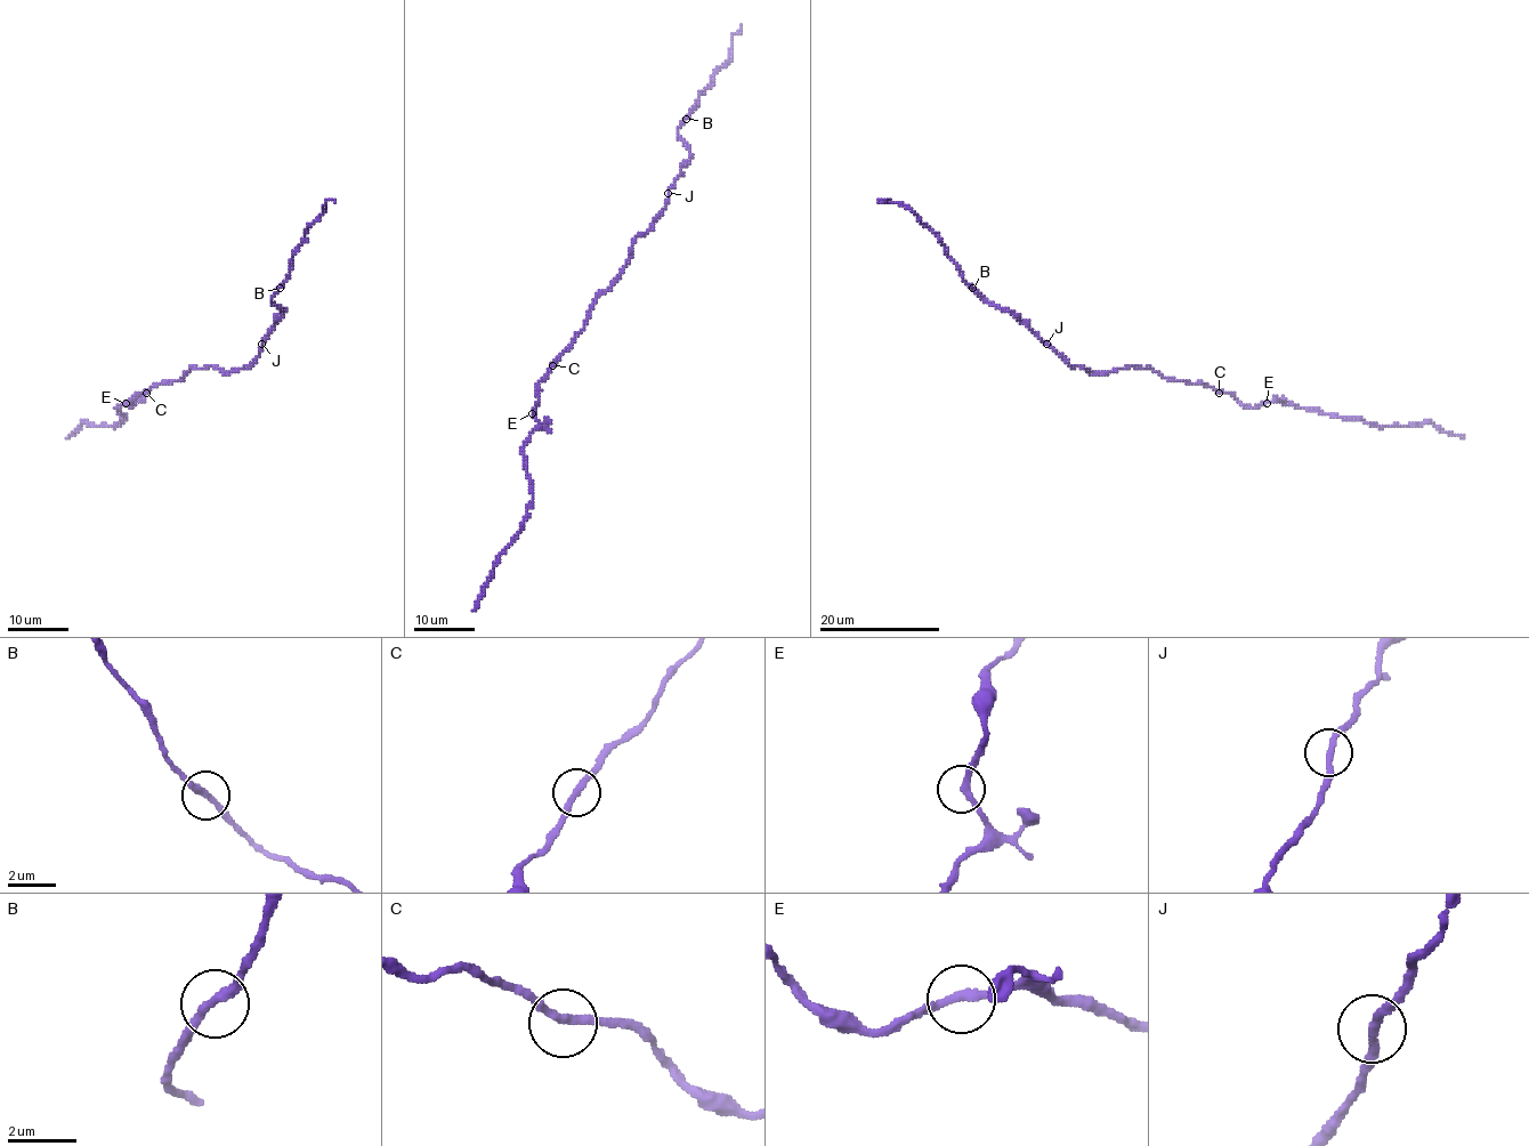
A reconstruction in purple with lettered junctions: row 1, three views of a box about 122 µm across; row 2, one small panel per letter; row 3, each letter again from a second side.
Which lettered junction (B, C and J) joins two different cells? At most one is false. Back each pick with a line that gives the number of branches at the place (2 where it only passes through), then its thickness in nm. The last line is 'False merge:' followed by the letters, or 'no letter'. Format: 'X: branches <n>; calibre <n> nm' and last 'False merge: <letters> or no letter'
False merge: no letter

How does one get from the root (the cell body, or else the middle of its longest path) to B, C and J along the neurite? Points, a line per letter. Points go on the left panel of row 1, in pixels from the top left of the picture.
B: (199, 368), (213, 366), (228, 373), (250, 366), (284, 312), (272, 303), (280, 288)
C: (199, 368), (192, 368), (178, 381), (159, 382), (147, 392)
J: (199, 368), (213, 366), (228, 373), (250, 366), (258, 356), (261, 344)

